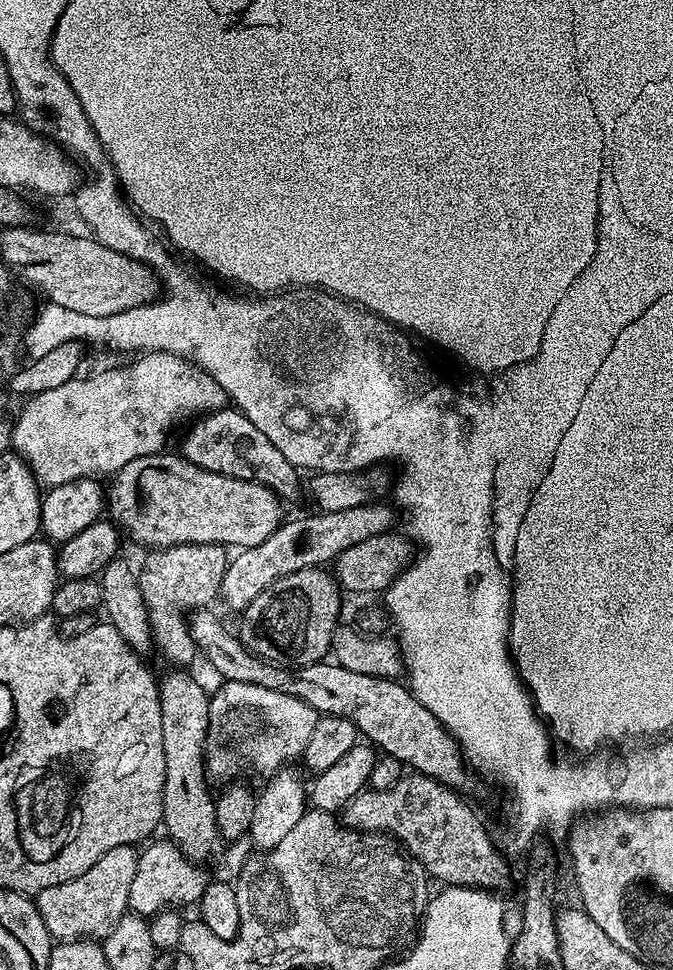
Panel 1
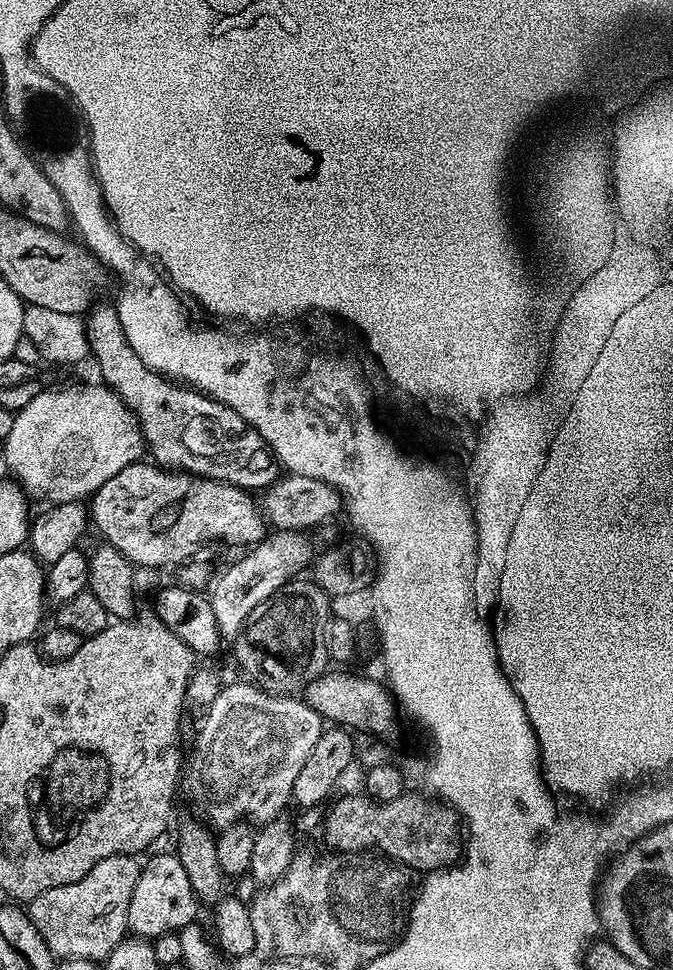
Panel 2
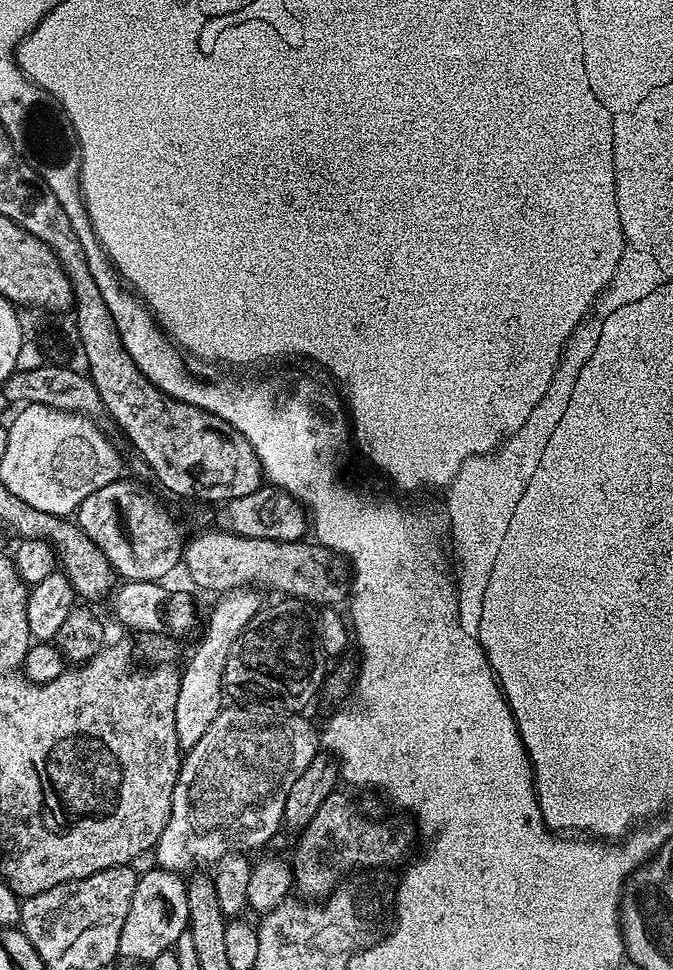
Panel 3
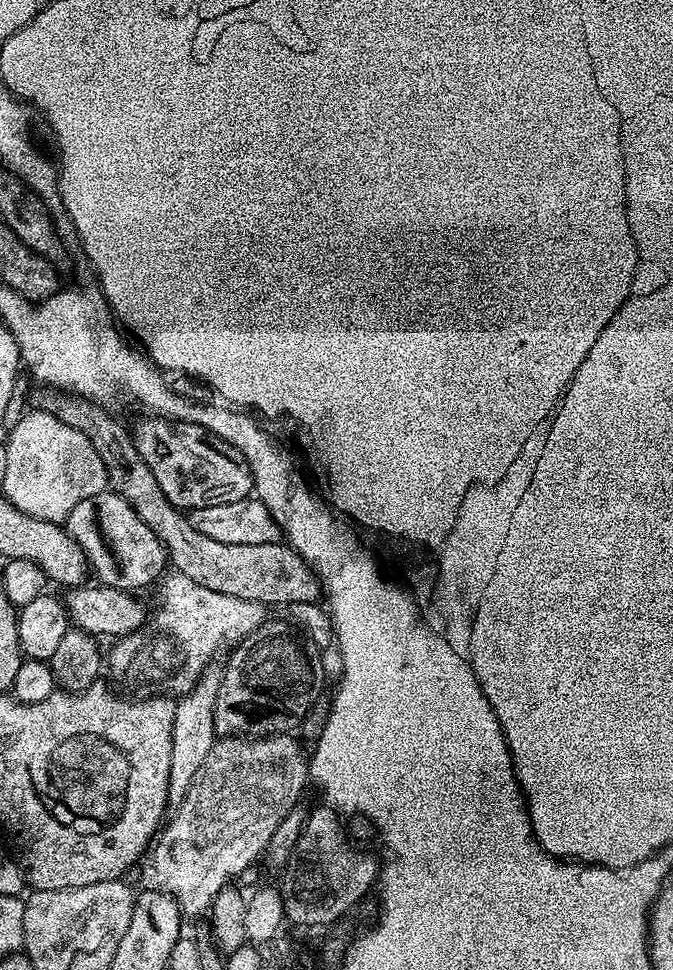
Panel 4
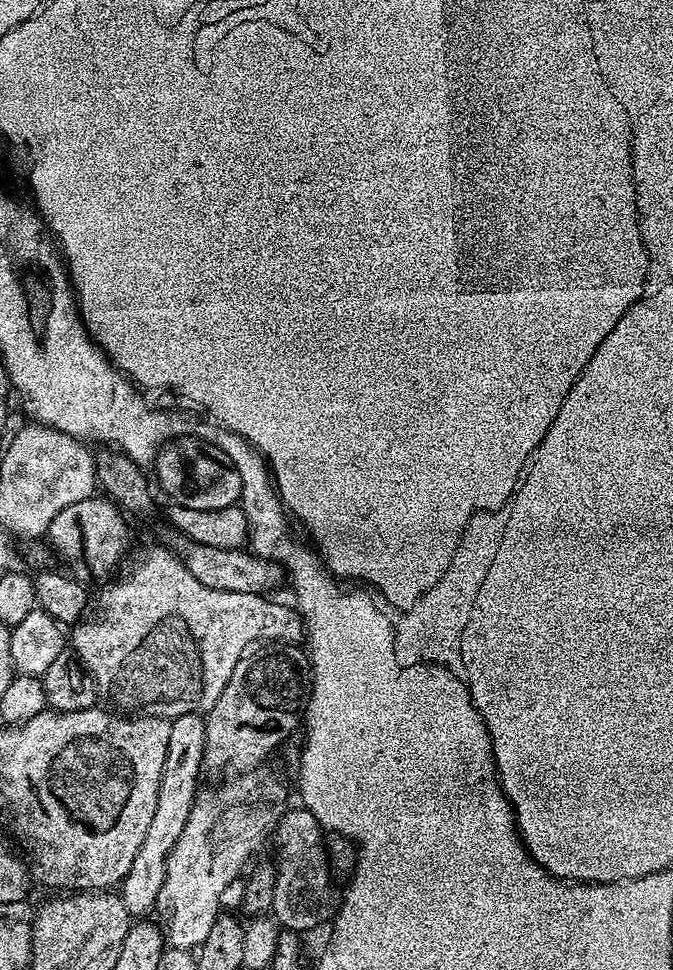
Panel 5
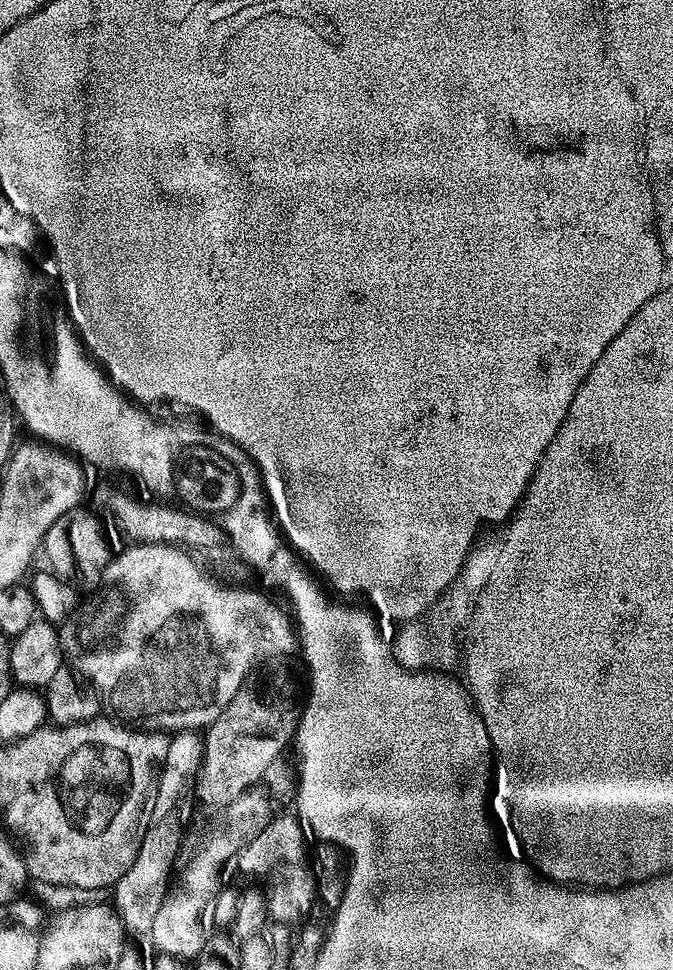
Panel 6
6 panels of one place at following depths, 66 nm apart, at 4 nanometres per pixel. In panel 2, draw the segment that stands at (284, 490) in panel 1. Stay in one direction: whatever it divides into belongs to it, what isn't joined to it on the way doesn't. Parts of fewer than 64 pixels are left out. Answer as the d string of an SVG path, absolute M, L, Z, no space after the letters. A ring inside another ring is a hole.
M95 305L85 319L85 328L89 353L98 364L101 381L111 388L133 413L144 438L145 447L159 467L187 472L188 475L206 480L216 480L221 484L243 488L247 492L260 492L277 482L280 478L280 467L263 438L250 428L236 411L230 410L224 403L219 403L195 389L172 383L160 373L148 368L130 348L113 305Z

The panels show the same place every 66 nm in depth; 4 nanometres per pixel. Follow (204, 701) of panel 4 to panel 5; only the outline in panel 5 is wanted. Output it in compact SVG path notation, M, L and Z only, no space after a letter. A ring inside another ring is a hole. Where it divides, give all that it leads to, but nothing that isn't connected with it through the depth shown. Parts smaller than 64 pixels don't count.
M200 714L180 716L171 721L170 746L166 746L166 762L162 766L162 782L158 786L161 802L154 806L154 819L146 830L146 838L142 838L142 846L138 854L134 854L134 863L122 881L124 905L128 907L128 915L132 918L144 918L152 907L157 907L160 891L166 878L166 858L170 850L174 850L174 842L178 842L178 834L182 834L186 826L186 818L194 806L194 797L198 791L196 783L200 780L200 772L205 771L204 747L206 746L205 717ZM168 796L185 796L185 800L168 800Z

